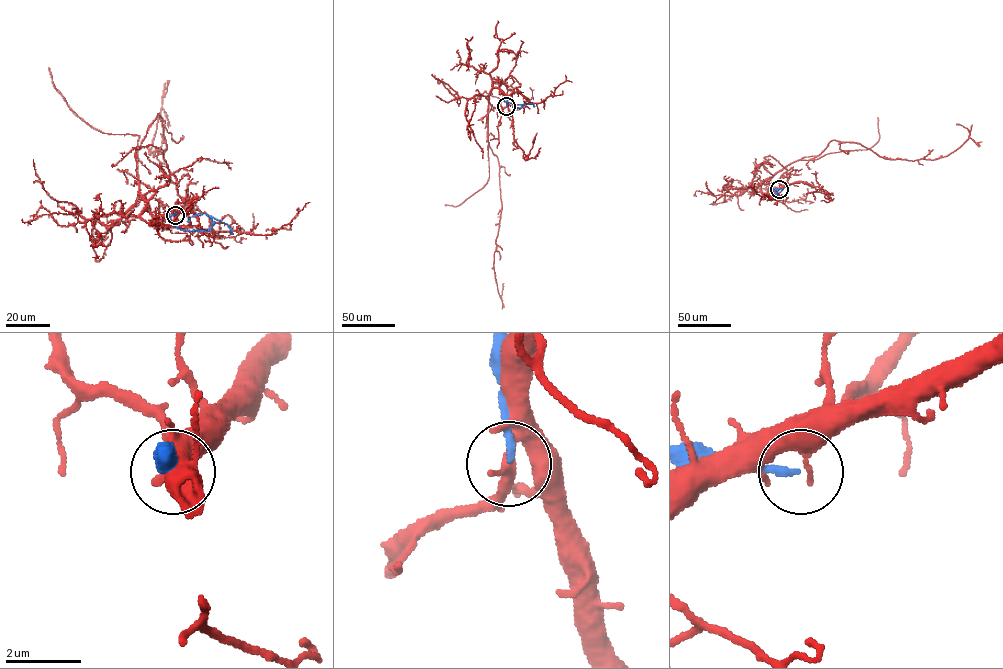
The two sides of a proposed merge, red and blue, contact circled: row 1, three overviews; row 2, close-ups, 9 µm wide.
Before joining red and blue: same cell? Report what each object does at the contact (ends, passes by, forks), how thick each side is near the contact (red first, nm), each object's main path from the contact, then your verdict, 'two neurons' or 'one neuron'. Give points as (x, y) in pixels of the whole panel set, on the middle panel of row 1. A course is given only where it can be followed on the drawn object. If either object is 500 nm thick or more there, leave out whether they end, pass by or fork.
red passes by | blue ends | 260/180 nm | red via (506, 106), (506, 97), (494, 87), (487, 137), (499, 168), (502, 209), (494, 266), (500, 296), (503, 283) | blue via (506, 106), (506, 98), (504, 101), (525, 104), (518, 110), (512, 106) | two neurons

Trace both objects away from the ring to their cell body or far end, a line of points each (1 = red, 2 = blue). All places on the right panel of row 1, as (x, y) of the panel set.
1: (779, 189), (764, 194), (760, 184), (833, 140), (886, 158), (936, 159), (968, 139), (956, 125)
2: (779, 189), (771, 188), (776, 197), (777, 191), (783, 189), (779, 192)

